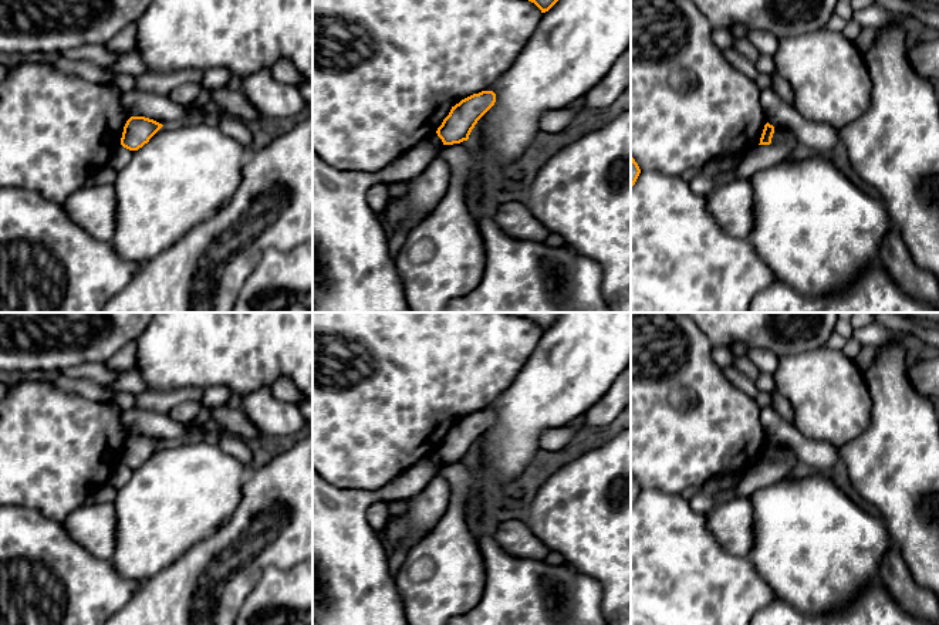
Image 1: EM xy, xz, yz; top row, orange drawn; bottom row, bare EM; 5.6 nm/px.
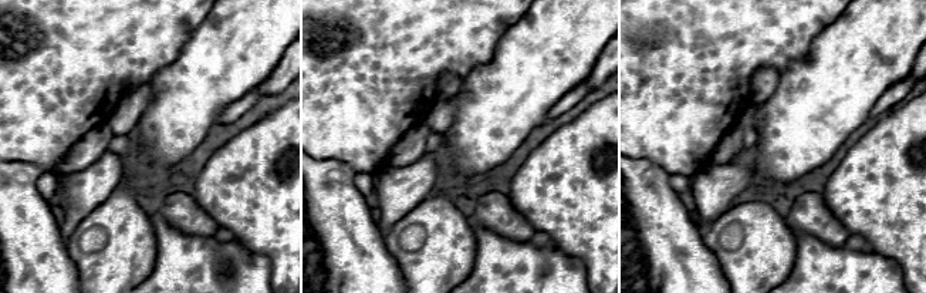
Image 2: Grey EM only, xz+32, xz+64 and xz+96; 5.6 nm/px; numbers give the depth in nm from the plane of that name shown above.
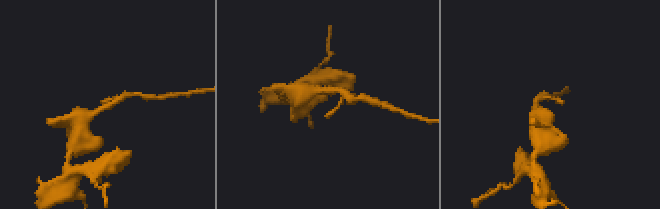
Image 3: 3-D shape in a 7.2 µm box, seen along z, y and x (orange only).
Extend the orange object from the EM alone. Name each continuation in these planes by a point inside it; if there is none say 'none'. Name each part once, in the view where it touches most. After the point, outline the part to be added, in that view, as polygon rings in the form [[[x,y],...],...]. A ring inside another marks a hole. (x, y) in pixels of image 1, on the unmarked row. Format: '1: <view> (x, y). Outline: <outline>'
none

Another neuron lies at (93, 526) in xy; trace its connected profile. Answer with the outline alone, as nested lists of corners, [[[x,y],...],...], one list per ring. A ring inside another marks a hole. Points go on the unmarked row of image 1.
[[[85,503],[71,511],[63,526],[88,554],[99,560],[111,560],[116,544],[114,503]]]

